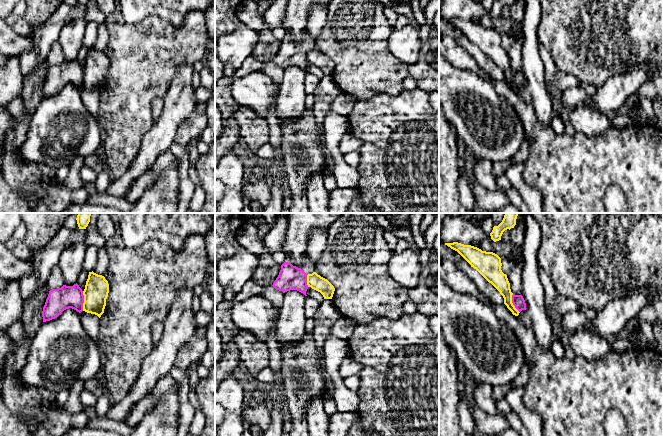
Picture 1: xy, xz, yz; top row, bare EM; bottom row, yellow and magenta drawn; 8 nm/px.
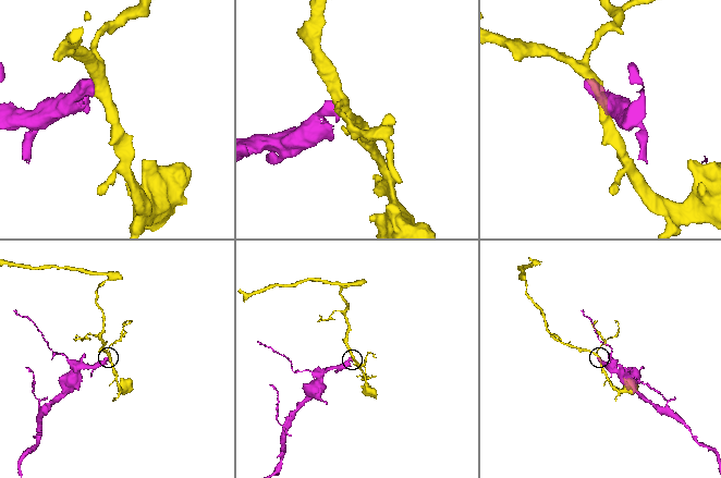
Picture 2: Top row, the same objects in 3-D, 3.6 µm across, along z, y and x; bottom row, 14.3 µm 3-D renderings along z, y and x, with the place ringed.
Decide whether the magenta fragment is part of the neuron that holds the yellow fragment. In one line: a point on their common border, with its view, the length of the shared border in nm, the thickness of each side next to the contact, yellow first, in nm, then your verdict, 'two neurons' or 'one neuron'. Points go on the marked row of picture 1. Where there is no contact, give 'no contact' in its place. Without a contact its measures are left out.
xy (84, 301) | 160 nm | 190/190 nm | two neurons

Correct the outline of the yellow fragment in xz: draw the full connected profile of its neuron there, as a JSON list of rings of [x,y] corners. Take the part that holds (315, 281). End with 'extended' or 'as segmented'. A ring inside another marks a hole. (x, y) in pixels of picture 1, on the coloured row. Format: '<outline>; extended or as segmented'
[[[316,272],[307,275],[307,285],[308,287],[320,292],[324,299],[332,299],[335,291],[334,286]]]; as segmented

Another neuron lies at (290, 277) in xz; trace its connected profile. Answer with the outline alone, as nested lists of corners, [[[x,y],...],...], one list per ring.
[[[304,255],[300,268],[291,264],[290,257],[285,256],[285,259],[286,261],[281,265],[279,275],[272,286],[283,293],[290,290],[297,290],[307,296],[307,275],[315,272],[315,265],[307,255]]]

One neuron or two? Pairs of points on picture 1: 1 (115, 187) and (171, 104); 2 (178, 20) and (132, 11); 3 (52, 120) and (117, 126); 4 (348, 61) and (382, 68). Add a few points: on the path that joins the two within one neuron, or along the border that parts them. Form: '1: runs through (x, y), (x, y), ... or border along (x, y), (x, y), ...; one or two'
1: runs through (136, 169), (145, 160), (150, 148), (167, 125); one
2: runs through (167, 10), (143, 10); one
3: border along (97, 120), (101, 128); two
4: runs through (356, 61), (362, 61), (369, 68), (374, 68); one

